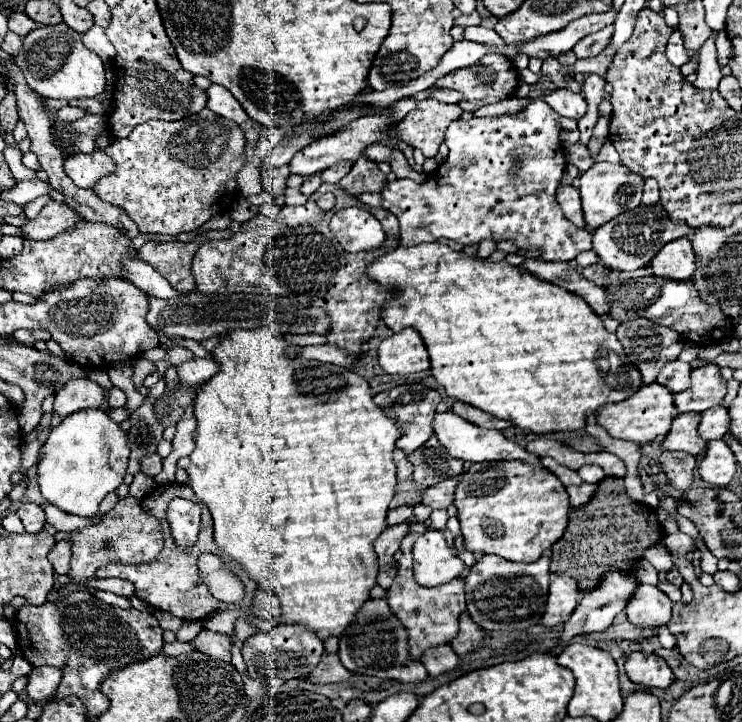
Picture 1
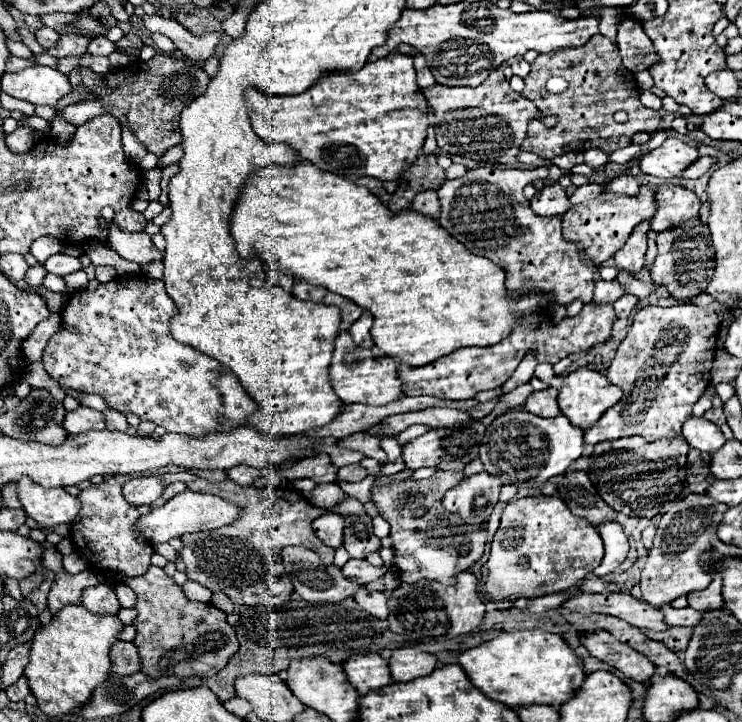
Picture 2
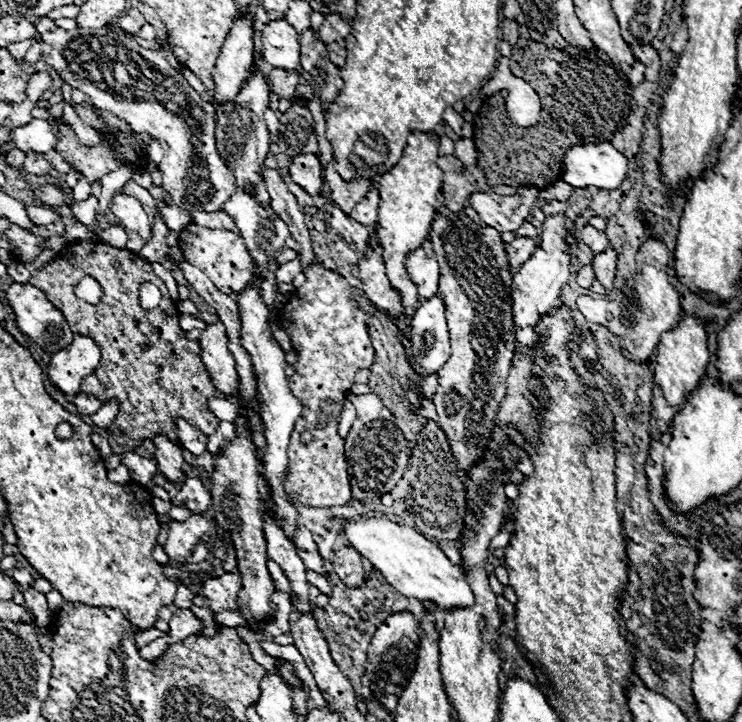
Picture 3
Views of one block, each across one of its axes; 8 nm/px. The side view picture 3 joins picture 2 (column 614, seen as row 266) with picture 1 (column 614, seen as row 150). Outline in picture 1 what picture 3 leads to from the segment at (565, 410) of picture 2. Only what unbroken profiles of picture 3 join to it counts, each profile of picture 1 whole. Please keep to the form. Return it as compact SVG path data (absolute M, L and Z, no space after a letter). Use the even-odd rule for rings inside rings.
M654 382L654 384L642 386L626 402L618 402L618 406L602 406L602 410L598 410L598 414L596 414L596 422L598 422L598 426L606 428L606 432L612 438L646 444L658 436L666 436L674 416L676 416L676 406L674 406L674 398L672 398L670 390L666 390L664 386L658 386Z

